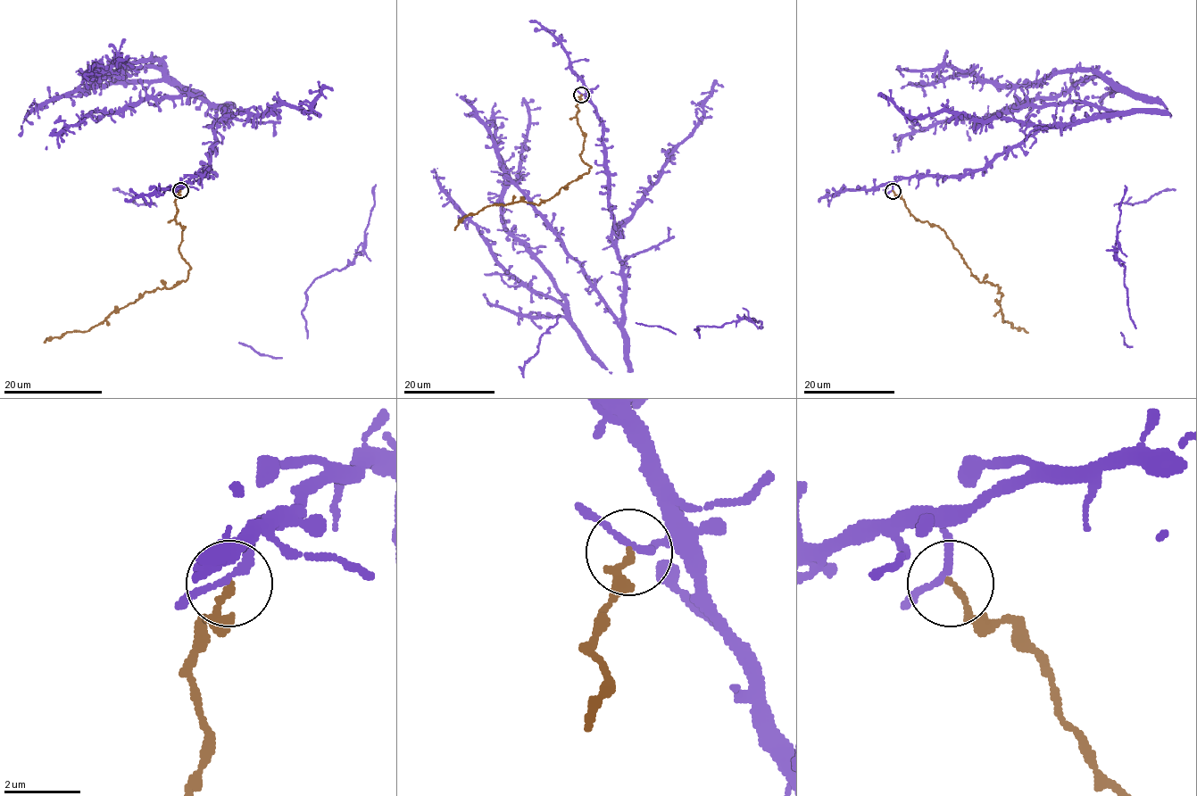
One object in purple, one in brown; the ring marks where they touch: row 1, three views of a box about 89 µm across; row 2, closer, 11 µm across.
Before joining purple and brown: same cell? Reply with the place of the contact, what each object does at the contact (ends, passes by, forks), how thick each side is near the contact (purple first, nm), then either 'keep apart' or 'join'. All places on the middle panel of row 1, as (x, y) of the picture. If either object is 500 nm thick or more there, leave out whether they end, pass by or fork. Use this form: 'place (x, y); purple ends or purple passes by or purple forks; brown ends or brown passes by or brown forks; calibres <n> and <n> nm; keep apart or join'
place (581, 95); purple passes by; brown ends; calibres 180 and 160 nm; keep apart

